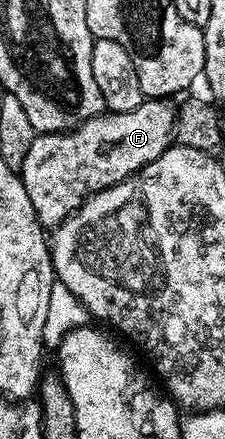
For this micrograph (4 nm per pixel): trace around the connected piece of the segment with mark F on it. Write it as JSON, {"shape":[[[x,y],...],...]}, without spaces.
{"shape":[[[145,98],[138,109],[129,111],[108,111],[96,115],[90,121],[78,125],[72,131],[55,131],[37,134],[35,141],[26,153],[26,161],[18,169],[22,185],[26,185],[26,194],[30,196],[30,205],[34,205],[38,221],[45,229],[55,229],[83,205],[94,193],[107,187],[118,185],[141,171],[150,161],[162,157],[167,147],[173,146],[176,129],[177,108],[171,107],[168,99]]]}

